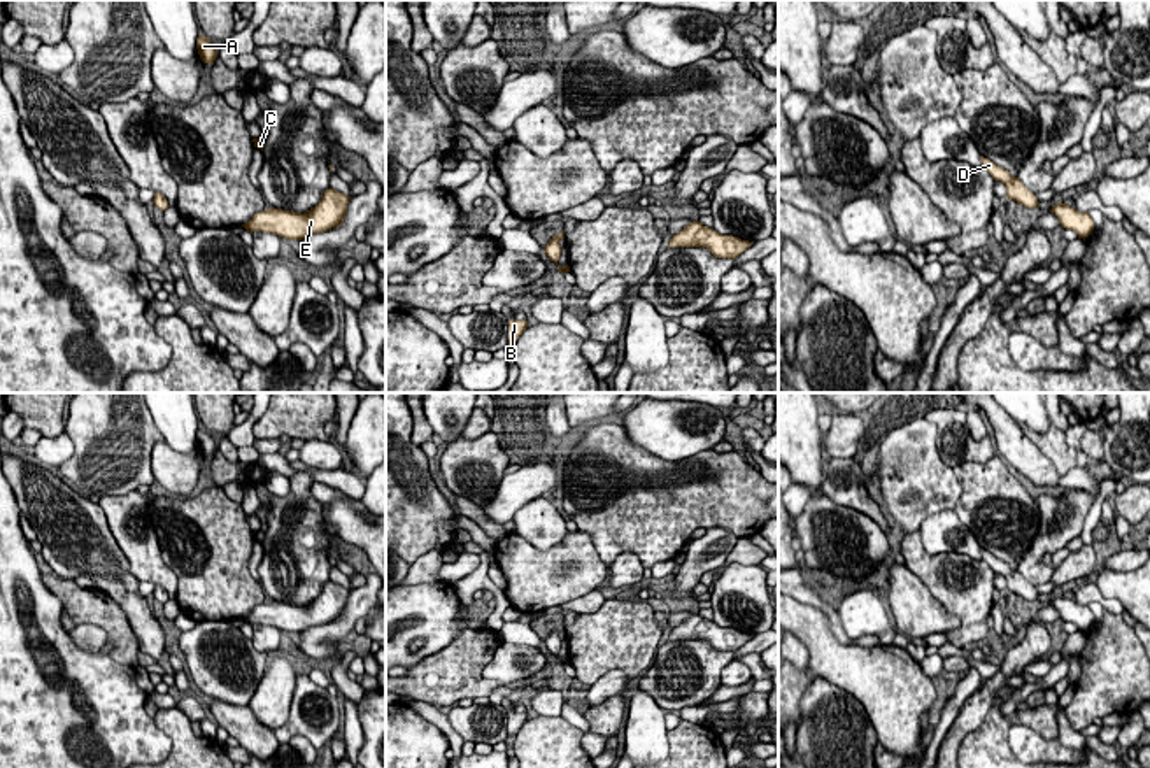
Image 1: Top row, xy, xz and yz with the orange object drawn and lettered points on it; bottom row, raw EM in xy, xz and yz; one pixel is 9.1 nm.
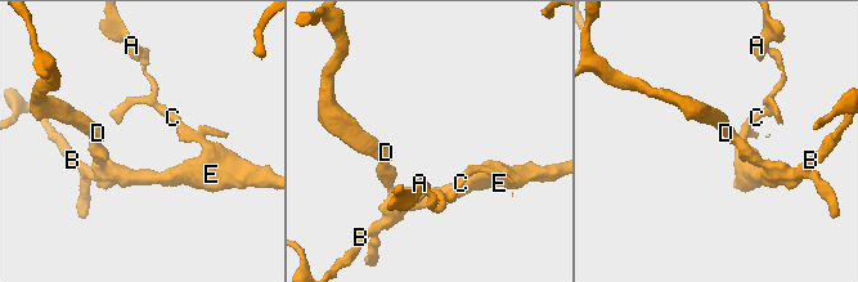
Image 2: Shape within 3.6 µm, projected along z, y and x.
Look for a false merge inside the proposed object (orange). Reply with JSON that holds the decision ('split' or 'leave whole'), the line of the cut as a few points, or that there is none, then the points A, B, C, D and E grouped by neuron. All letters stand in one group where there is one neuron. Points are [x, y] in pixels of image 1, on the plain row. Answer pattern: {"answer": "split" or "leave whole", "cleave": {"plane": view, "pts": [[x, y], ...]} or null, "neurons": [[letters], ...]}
{"answer": "leave whole", "cleave": null, "neurons": [["A", "B", "C", "D", "E"]]}

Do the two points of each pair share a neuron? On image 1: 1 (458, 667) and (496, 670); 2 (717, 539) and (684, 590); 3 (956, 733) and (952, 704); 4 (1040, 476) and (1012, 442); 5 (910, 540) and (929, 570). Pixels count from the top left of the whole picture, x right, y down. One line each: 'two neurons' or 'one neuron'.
1: two neurons
2: one neuron
3: two neurons
4: one neuron
5: one neuron

